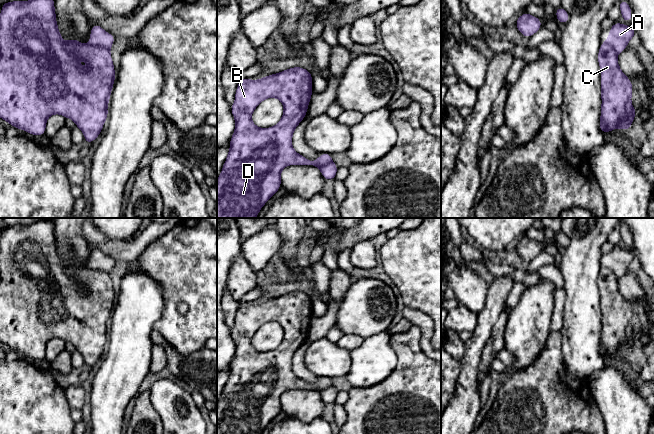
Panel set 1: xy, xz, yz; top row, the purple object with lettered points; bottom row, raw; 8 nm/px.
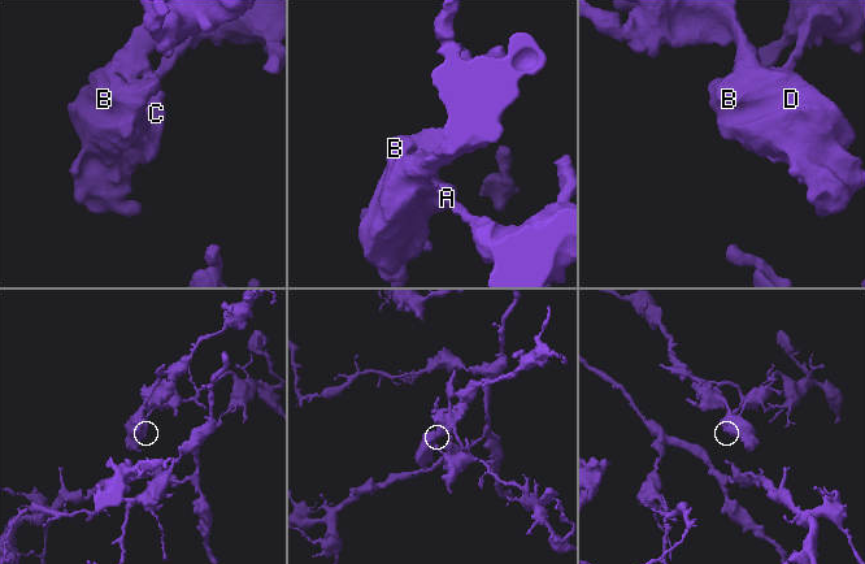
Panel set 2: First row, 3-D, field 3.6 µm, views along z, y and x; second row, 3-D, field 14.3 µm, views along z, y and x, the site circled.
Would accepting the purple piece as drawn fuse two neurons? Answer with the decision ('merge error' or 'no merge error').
merge error

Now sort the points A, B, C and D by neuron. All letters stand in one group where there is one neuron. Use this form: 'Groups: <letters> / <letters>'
Groups: A / B C D

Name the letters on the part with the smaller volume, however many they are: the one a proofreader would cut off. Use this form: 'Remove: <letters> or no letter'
Remove: A

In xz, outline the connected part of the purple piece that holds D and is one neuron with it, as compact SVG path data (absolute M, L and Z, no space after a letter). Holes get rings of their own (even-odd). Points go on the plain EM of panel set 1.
M292 291L259 304L239 304L231 330L235 354L229 365L228 380L217 403L217 434L261 434L280 413L283 392L289 389L319 391L332 385L332 379L328 377L321 377L318 383L310 385L292 371L294 354L306 340L312 318L312 297L302 291ZM271 321L283 327L283 340L273 351L259 352L252 346L252 337L263 324Z

